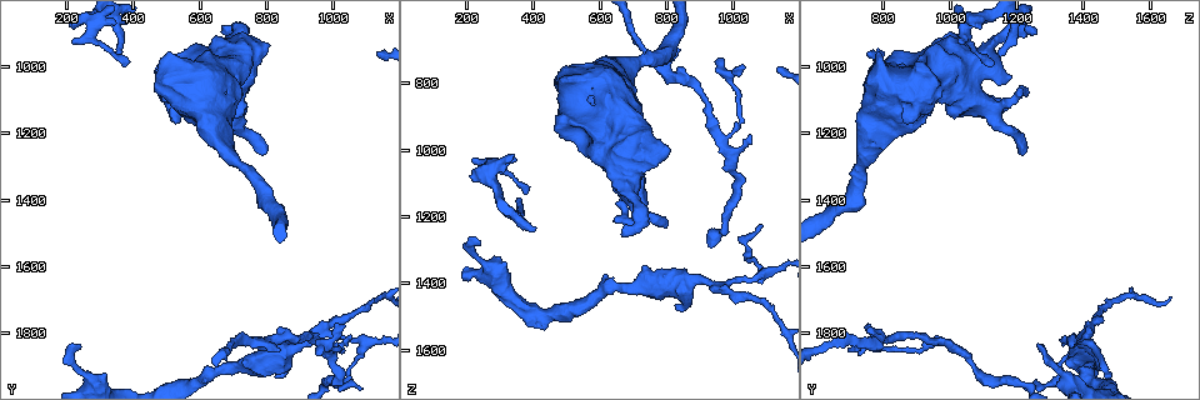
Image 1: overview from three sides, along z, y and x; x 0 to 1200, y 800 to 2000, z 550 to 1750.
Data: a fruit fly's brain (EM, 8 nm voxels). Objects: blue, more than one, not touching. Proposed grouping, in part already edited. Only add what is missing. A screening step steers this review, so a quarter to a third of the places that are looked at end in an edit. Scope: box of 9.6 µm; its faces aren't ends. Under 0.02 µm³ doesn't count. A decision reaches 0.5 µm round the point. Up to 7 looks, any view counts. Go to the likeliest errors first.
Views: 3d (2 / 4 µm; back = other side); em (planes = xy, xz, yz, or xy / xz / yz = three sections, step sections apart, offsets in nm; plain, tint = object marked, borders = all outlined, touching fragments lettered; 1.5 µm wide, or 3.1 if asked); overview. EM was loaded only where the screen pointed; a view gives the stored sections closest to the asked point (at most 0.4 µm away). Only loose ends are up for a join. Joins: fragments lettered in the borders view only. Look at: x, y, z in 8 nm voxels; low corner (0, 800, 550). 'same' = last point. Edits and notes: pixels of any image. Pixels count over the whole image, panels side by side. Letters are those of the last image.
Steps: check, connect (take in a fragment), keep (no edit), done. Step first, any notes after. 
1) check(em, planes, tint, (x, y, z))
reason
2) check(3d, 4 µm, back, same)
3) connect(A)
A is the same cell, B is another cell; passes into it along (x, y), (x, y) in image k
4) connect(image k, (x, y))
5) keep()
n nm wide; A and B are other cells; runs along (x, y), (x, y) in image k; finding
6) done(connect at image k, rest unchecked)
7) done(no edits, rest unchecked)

check(3d, 2 µm, (960, 1870, 720))
thin end

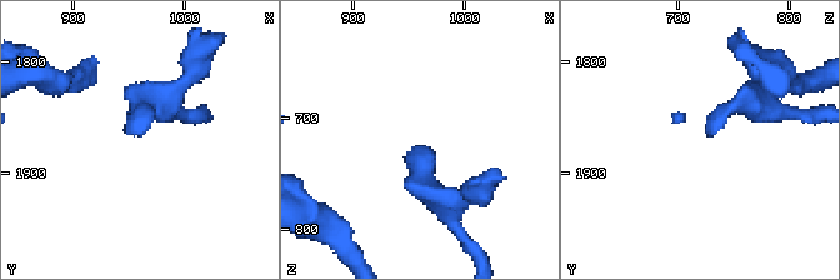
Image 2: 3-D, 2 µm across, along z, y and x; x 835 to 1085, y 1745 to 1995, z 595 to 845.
check(em, planes, borders, (956, 1866, 724))
shape alone is not enough

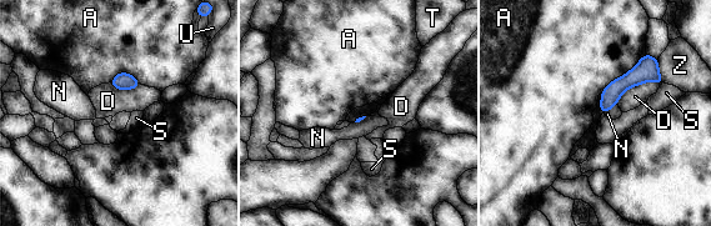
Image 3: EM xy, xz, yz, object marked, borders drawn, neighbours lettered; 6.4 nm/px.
keep()
A, D, N, S, T, U and Z are other cells; border along (645, 53), (600, 93) in image 3; no lettered fragment goes on from it

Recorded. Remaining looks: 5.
check(3d, 4 µm, (1060, 1810, 950))
tapers out

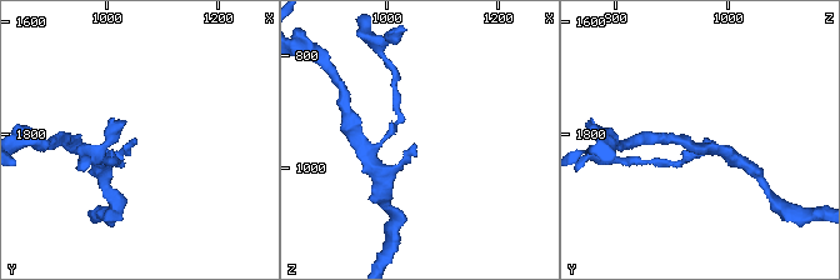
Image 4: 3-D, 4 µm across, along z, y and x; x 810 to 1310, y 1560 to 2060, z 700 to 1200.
check(em, planes, plain, (1055, 1810, 955))

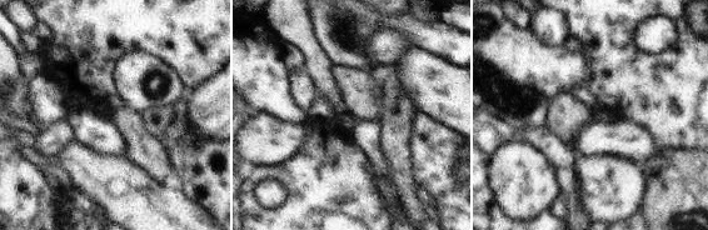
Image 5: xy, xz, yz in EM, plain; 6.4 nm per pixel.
check(em, planes, borders, same)

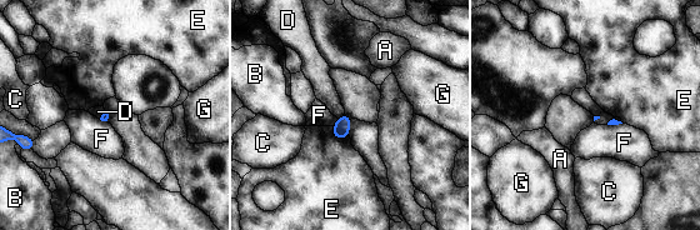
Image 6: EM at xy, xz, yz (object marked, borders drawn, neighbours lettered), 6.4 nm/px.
keep()
A, B, C, D, E, F and G are other cells; no lettered fragment goes on from it

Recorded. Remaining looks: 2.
check(3d, 2 µm, (660, 900, 1250))
branch stops here

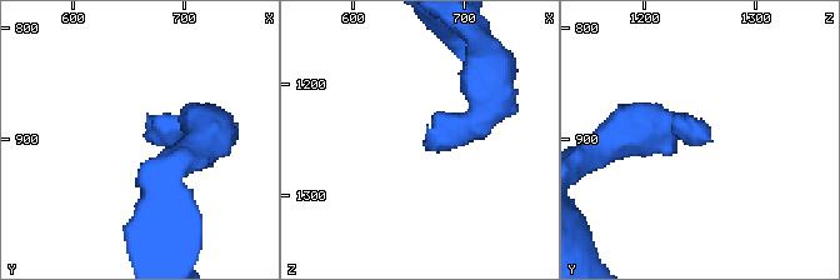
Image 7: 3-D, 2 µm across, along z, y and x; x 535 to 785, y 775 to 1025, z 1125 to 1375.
check(em, planes, borders, (662, 898, 1254))

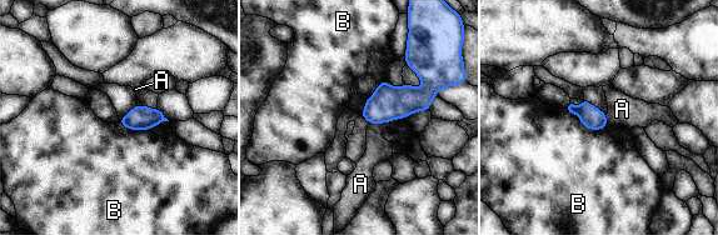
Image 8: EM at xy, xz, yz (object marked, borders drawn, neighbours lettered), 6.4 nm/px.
keep()
150 nm wide; A and B are other cells; border along (564, 109), (586, 128), (606, 129) in image 8; no lettered fragment goes on from it

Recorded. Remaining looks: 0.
done(no edits, rest unchecked)

